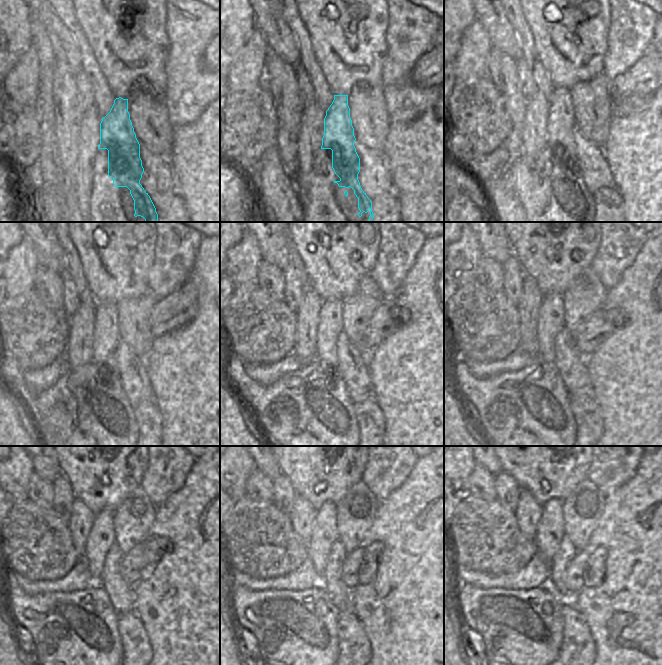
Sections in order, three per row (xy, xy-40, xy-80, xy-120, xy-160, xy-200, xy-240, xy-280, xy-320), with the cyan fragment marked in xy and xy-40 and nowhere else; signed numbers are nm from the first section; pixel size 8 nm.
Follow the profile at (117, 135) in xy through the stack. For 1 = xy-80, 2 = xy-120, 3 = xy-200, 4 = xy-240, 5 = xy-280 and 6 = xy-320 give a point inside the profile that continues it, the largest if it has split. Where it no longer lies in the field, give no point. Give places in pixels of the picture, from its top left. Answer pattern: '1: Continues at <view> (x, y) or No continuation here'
1: Continues at xy-80 (561, 121)
2: Continues at xy-120 (106, 334)
3: Continues at xy-200 (551, 314)
4: Continues at xy-240 (102, 536)
5: Continues at xy-280 (324, 530)
6: Continues at xy-320 (550, 531)

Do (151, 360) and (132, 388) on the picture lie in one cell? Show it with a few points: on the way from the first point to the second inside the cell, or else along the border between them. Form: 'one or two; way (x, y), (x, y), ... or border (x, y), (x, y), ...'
two; border (143, 359), (152, 390)

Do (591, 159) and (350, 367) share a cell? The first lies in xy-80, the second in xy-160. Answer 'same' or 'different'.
same

